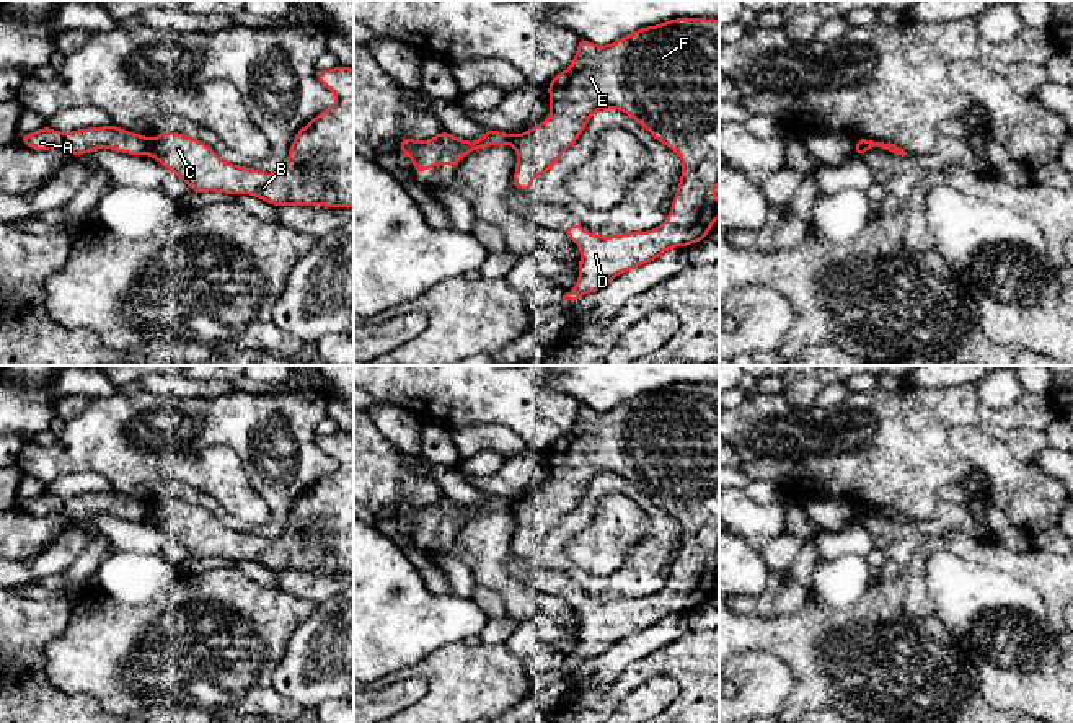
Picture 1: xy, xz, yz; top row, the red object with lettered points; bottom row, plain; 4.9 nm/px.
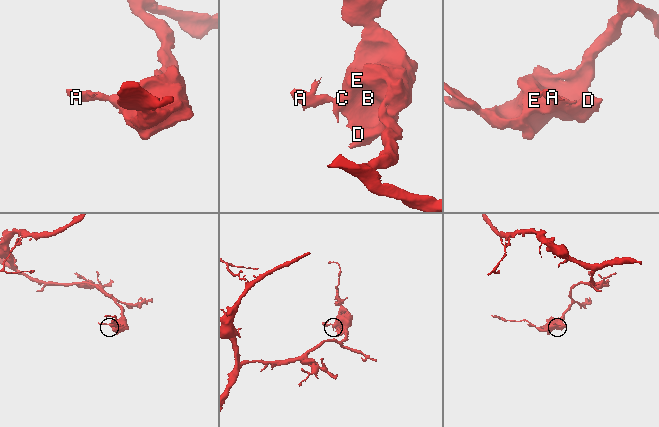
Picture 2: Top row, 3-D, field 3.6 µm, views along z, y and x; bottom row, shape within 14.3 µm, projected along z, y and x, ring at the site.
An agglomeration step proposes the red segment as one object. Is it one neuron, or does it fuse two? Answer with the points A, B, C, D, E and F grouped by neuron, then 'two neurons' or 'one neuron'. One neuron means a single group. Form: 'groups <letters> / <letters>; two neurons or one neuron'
groups A / B C D E F; two neurons

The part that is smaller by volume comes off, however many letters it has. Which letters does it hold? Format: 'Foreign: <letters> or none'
Foreign: A

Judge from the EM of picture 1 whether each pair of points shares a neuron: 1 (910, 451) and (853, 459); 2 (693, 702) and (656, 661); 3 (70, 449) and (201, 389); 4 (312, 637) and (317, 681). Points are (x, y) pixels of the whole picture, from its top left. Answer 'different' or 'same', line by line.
1: same
2: same
3: different
4: same

